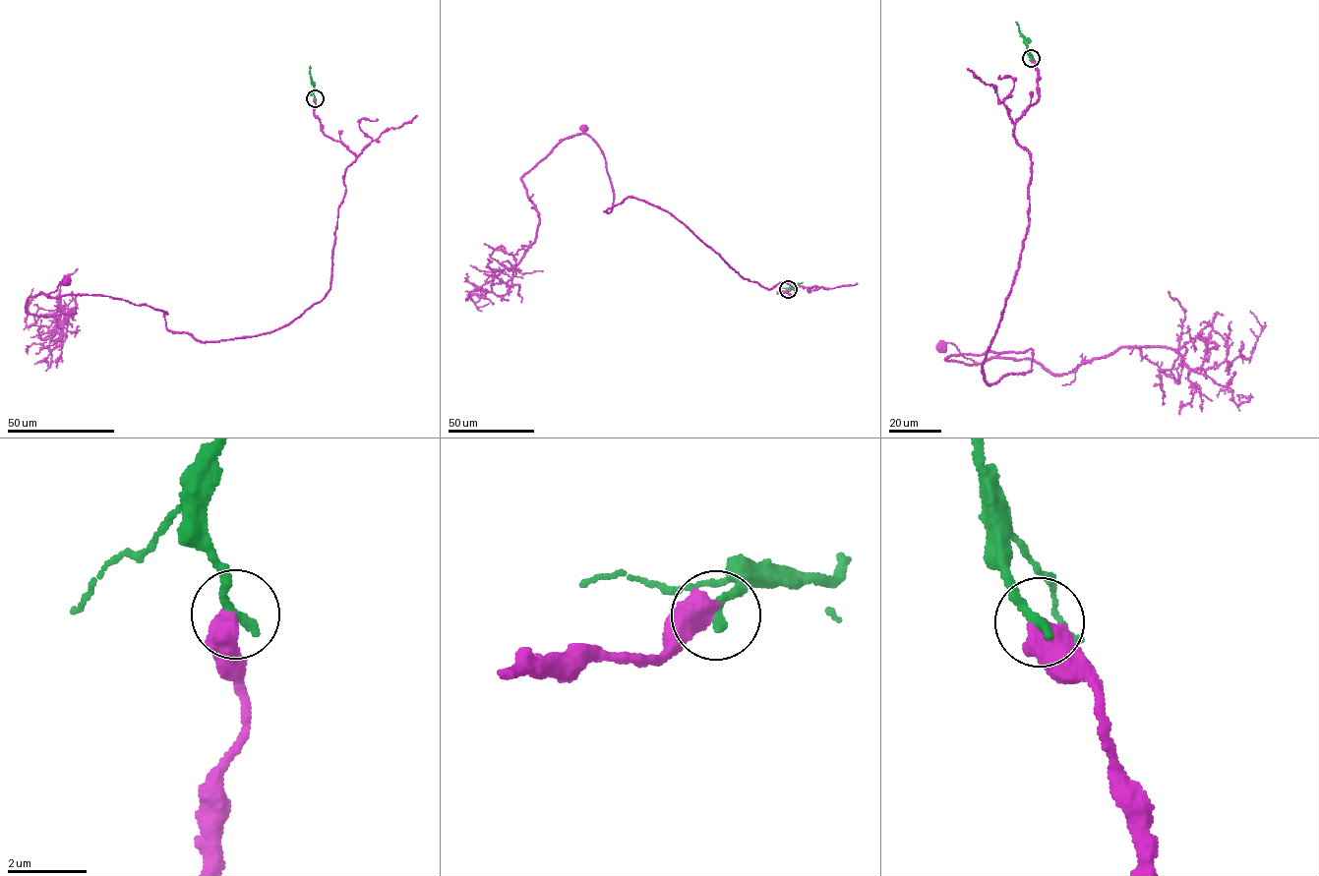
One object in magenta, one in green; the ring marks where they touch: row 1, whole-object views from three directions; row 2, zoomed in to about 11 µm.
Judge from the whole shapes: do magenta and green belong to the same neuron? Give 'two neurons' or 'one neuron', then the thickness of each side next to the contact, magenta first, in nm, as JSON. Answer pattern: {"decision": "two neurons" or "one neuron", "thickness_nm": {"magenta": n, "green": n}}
{"decision": "two neurons", "thickness_nm": {"magenta": 700, "green": 280}}

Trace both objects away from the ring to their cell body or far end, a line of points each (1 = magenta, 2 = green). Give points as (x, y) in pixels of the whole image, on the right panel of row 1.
1: (1031, 58), (1028, 231), (982, 365), (989, 385), (1031, 369), (1032, 350), (946, 358), (973, 365), (940, 347)
2: (1031, 58), (1015, 22)

